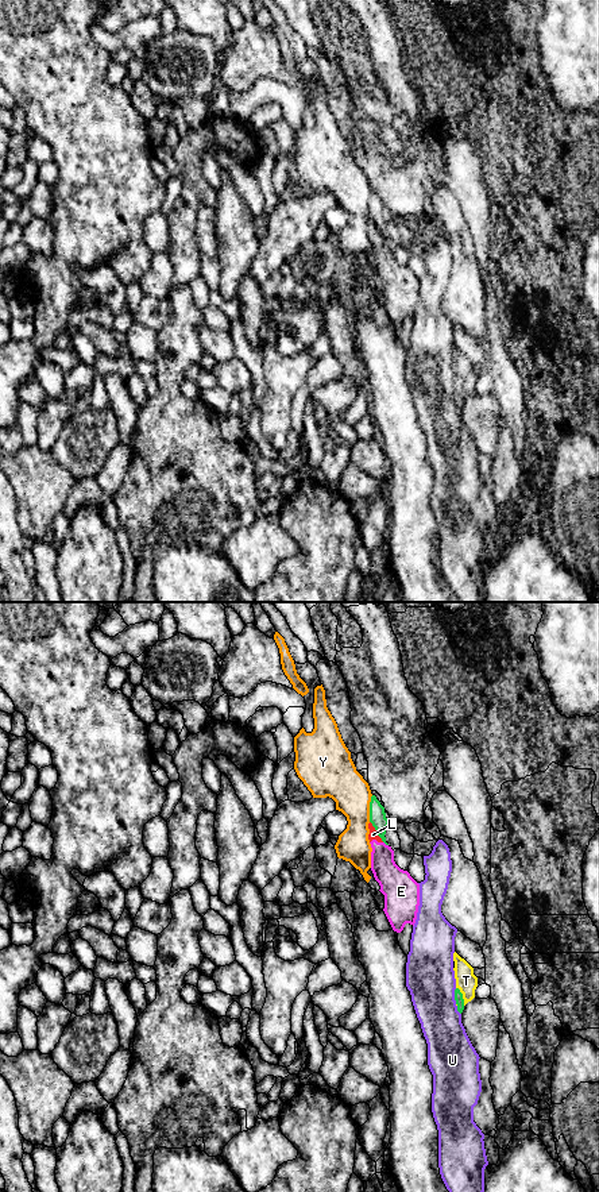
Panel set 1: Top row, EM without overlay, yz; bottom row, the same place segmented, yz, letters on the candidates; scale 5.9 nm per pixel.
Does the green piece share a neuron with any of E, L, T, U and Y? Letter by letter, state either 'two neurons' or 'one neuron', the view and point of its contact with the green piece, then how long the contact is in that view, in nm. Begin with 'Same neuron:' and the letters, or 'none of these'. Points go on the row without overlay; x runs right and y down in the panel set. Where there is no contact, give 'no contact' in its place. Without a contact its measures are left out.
Same neuron: T
E: two neurons | yz (386, 239) | 40 nm
L: two neurons | yz (377, 227) | 150 nm
T: one neuron | yz (462, 392) | 120 nm
U: two neurons | yz (455, 392) | 100 nm
Y: two neurons | yz (370, 204) | 160 nm

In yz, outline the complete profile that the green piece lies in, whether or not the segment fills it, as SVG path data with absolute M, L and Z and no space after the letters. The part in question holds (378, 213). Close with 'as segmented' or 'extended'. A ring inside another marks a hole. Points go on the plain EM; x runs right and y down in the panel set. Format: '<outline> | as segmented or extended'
M375 190L371 192L370 197L370 217L375 223L378 231L382 234L382 236L386 238L386 225L390 219L390 216L386 213L384 202L380 200L380 197L376 194Z | as segmented

